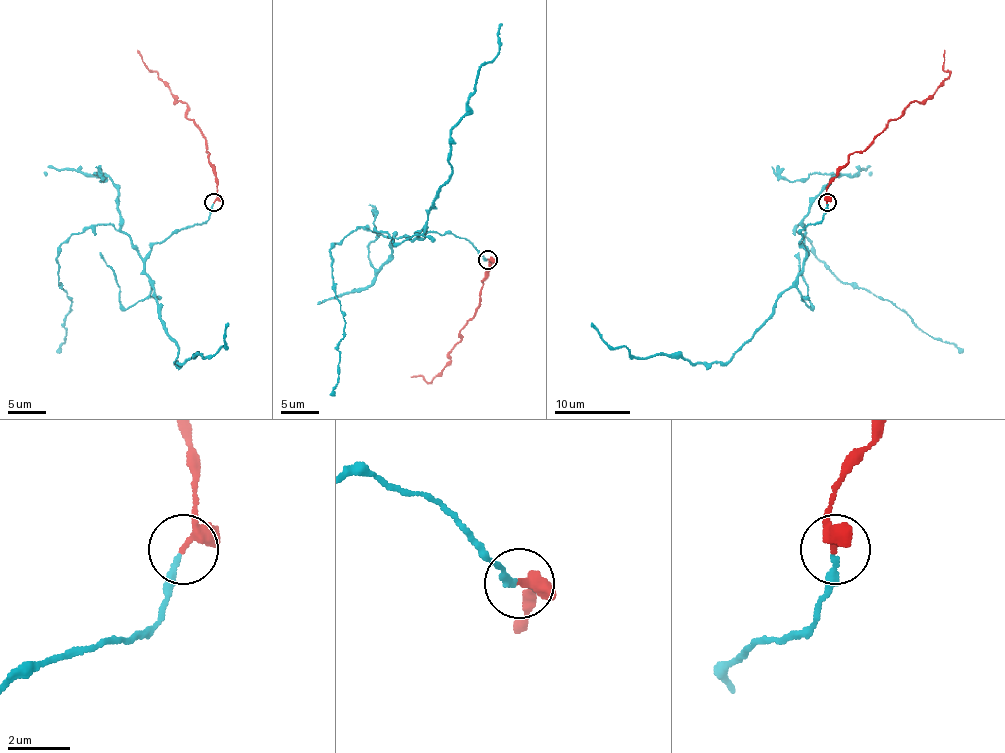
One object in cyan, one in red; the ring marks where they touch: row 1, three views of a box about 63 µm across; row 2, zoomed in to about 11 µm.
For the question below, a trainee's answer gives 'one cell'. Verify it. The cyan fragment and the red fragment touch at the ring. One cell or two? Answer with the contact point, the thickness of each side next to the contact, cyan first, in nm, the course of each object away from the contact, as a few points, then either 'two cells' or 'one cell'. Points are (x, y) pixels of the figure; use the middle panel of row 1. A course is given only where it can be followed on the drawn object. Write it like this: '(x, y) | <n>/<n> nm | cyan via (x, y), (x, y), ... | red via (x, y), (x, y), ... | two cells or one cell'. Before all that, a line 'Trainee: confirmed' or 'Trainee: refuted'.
Trainee: confirmed
(487, 260) | 200/280 nm | cyan via (487, 260), (451, 234), (398, 237), (359, 228), (336, 243), (332, 288), (345, 324), (332, 396) | red via (487, 260), (489, 275), (479, 307), (460, 332), (449, 362), (430, 383), (423, 375), (411, 377) | one cell

